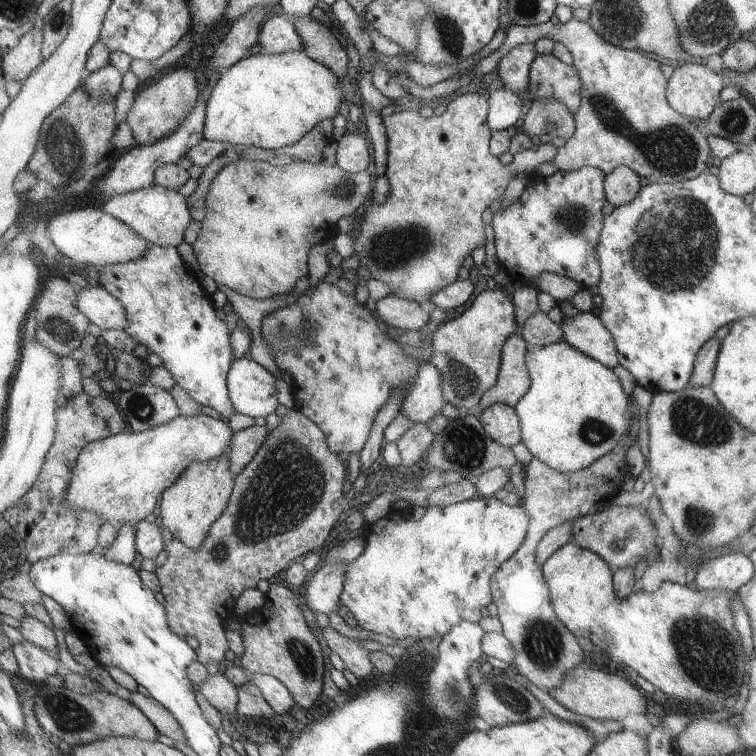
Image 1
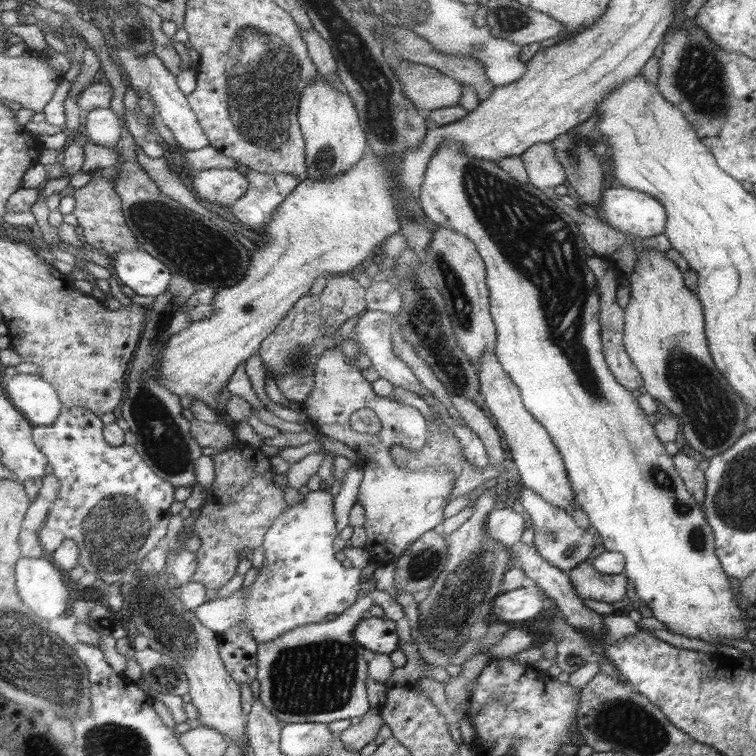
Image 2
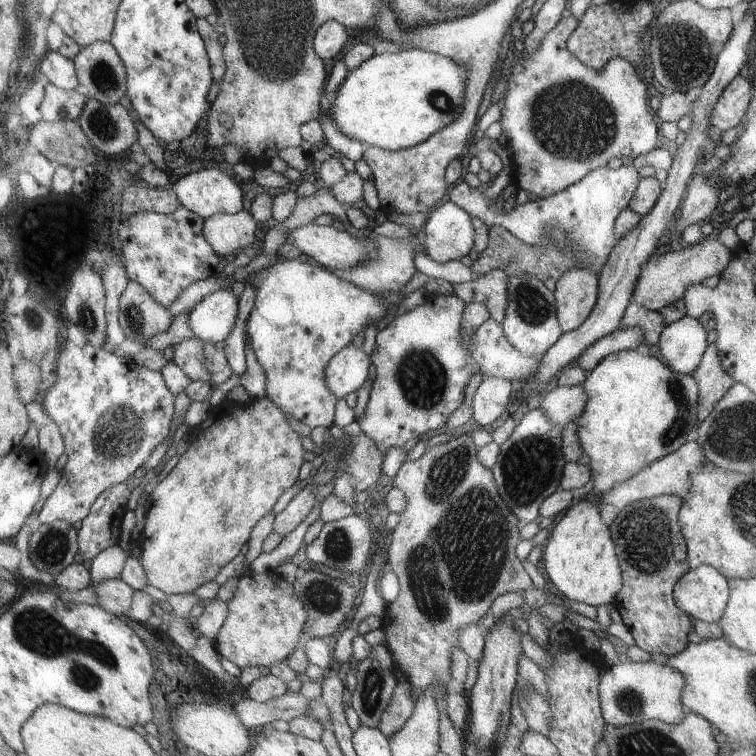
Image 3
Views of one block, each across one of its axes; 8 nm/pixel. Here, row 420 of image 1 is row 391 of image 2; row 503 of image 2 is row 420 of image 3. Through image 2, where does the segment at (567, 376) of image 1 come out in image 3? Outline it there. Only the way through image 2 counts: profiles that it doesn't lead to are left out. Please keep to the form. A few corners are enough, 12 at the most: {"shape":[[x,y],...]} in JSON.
{"shape":[[613,352],[575,420],[593,494],[677,452],[697,382]]}

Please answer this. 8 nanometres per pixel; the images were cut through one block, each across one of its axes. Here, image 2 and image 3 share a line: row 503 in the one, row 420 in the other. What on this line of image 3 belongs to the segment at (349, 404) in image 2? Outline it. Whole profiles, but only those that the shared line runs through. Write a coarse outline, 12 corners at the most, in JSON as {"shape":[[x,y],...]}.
{"shape":[[427,296],[371,344],[359,416],[383,458],[447,428],[475,374],[541,372],[491,318]]}

